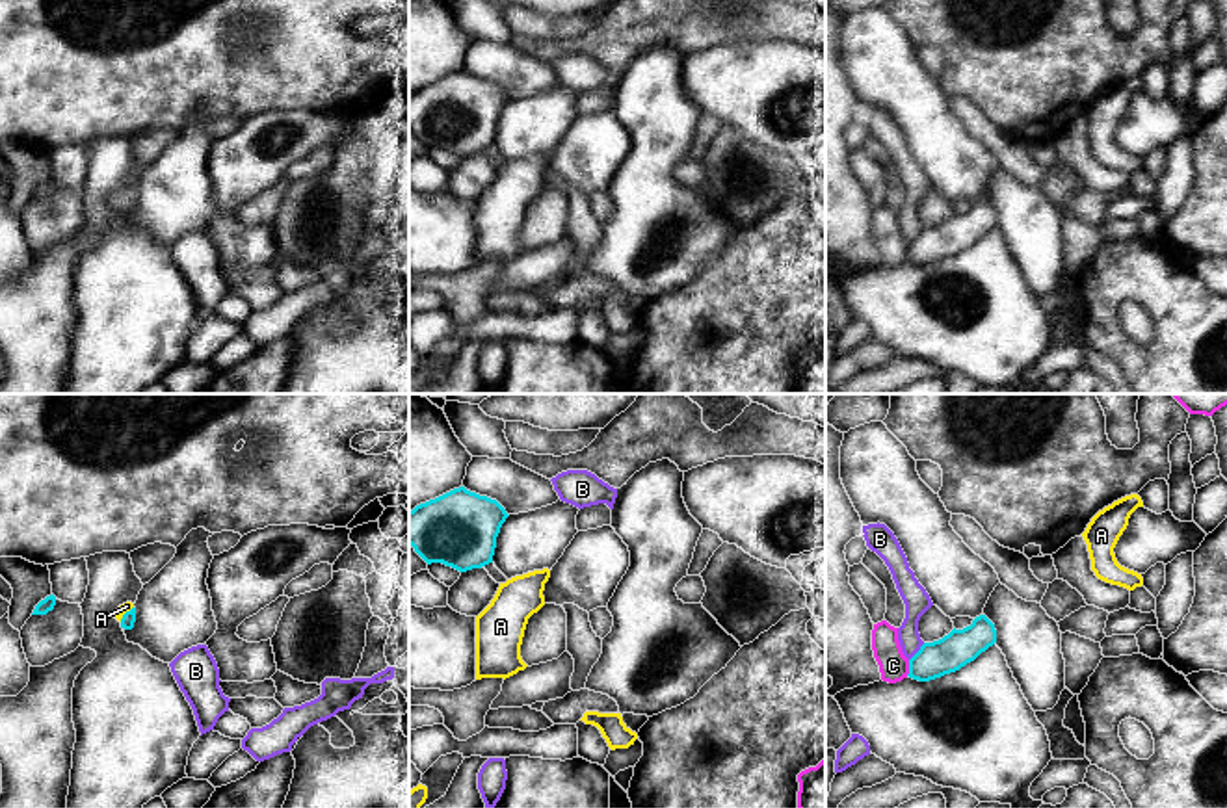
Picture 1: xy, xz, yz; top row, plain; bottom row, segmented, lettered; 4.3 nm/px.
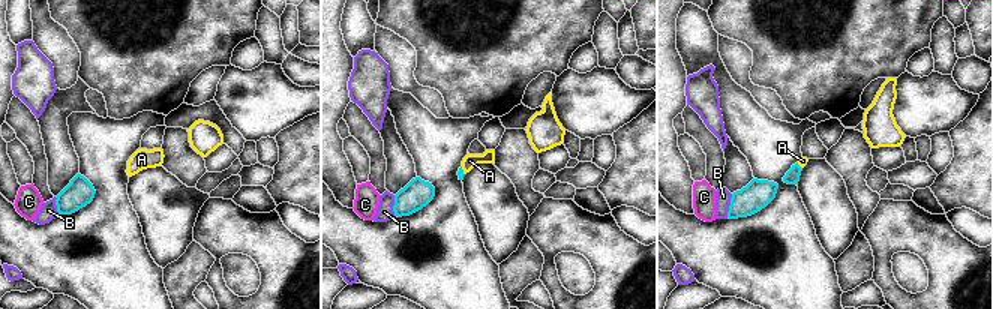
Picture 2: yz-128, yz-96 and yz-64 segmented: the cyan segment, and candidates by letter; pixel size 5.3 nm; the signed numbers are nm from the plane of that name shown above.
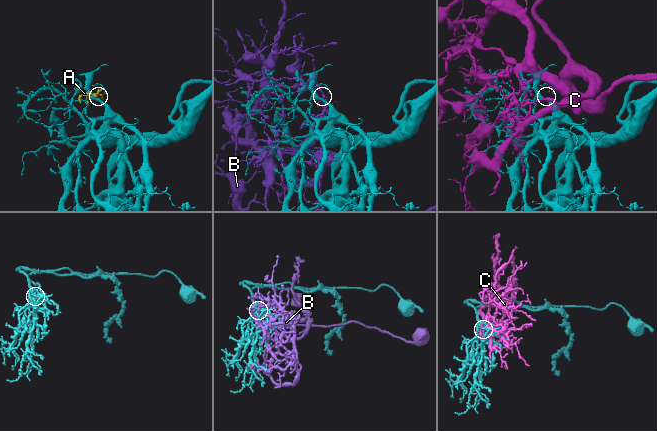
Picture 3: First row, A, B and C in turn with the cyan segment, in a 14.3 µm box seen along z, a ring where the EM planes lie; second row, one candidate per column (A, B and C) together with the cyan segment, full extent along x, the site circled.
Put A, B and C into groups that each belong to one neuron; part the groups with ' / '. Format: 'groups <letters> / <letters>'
groups A / B / C

